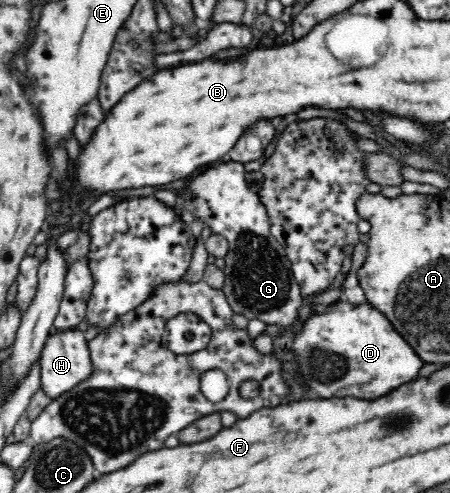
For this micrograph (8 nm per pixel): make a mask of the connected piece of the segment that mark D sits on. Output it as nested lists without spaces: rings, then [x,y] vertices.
[[[343,297],[326,307],[323,313],[312,314],[294,334],[290,350],[296,361],[296,374],[302,378],[300,388],[312,391],[317,397],[356,397],[376,399],[388,391],[400,387],[418,377],[424,362],[412,351],[412,347],[398,335],[390,321],[369,304],[354,306]]]

